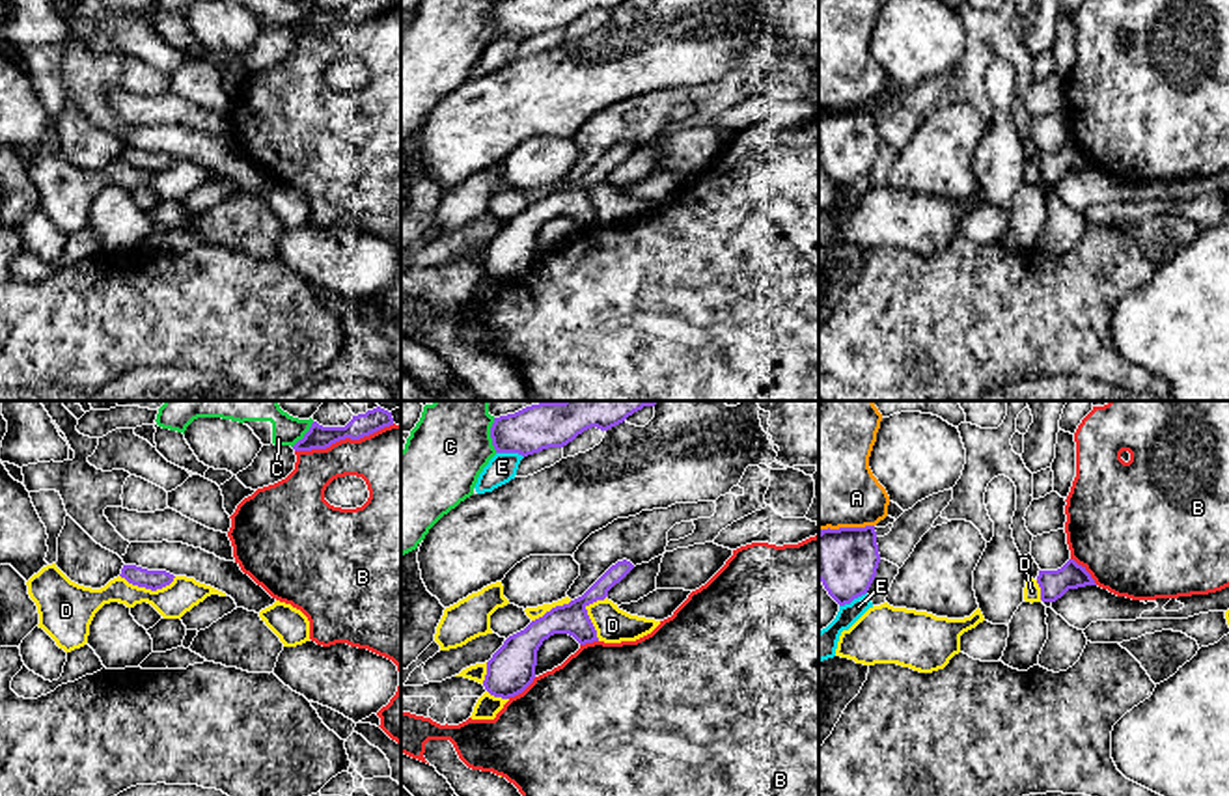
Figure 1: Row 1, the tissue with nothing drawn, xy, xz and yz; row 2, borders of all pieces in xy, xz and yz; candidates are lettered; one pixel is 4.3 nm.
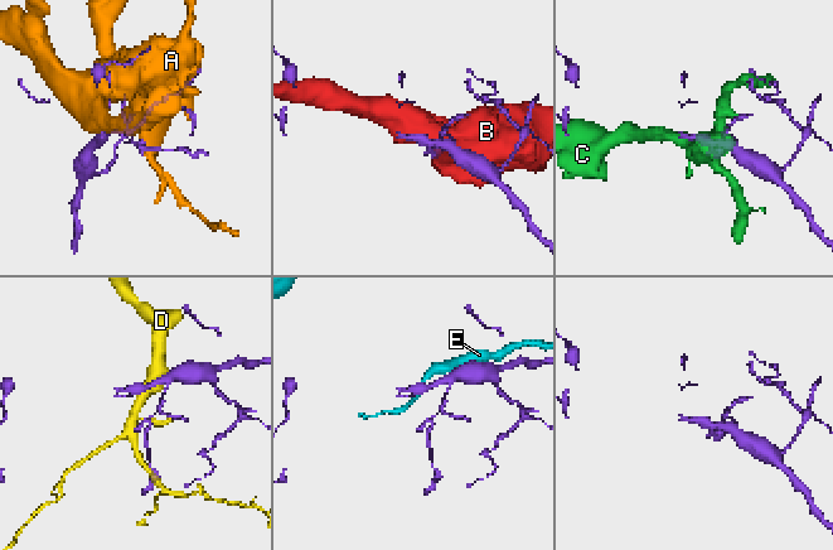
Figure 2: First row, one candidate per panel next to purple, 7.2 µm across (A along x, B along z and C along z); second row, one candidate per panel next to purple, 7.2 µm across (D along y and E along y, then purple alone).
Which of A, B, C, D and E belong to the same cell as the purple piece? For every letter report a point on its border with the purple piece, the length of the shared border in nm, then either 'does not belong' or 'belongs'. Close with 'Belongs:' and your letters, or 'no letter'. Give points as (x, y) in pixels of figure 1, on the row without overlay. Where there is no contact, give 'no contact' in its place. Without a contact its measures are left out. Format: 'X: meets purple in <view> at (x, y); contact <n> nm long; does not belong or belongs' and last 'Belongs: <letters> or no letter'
A: meets purple in yz at (847, 110); contact 240 nm long; does not belong
B: meets purple in xy at (344, 21); contact 440 nm long; does not belong
C: meets purple in xz at (491, 17); contact 150 nm long; does not belong
D: meets purple in xy at (148, 170); contact 240 nm long; does not belong
E: meets purple in xz at (510, 34); contact 120 nm long; does not belong
Belongs: no letter

